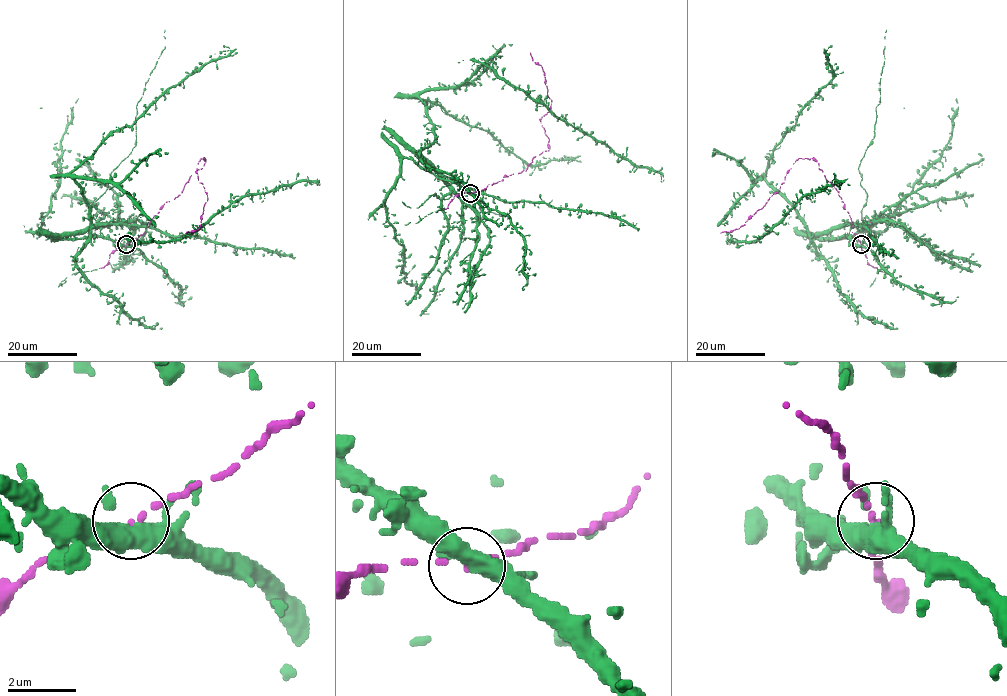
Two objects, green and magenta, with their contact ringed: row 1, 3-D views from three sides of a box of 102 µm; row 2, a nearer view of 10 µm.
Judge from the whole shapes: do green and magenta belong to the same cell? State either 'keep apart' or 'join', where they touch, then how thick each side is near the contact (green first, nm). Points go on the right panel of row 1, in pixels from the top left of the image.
join; place (861, 244); calibres 360 and 170 nm

